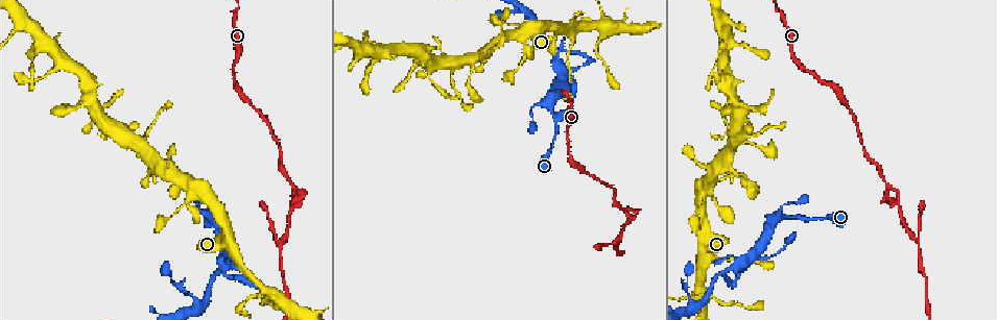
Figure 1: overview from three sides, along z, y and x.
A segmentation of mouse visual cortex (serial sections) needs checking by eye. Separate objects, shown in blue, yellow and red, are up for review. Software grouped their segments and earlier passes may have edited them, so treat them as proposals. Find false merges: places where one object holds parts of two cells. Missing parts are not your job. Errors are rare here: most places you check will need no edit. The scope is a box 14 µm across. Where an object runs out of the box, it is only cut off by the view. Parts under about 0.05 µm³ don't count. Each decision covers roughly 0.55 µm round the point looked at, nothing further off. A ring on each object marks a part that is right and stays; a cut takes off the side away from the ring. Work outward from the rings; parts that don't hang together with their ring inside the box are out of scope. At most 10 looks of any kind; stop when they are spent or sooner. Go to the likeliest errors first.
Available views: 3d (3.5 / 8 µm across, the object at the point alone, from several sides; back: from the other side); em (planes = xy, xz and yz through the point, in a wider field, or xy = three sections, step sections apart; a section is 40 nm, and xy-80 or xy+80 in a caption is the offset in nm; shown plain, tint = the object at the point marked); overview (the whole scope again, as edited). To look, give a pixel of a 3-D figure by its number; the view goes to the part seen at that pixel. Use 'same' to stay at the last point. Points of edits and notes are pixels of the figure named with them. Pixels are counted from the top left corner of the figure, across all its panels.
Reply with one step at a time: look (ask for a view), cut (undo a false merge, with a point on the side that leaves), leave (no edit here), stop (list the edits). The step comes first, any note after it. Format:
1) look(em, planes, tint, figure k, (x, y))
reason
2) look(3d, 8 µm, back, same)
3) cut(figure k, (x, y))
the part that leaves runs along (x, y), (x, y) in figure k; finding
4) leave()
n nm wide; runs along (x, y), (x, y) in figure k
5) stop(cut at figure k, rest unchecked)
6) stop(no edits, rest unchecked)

look(3d, 3.5 µm, figure 1, (290, 196))
branch point

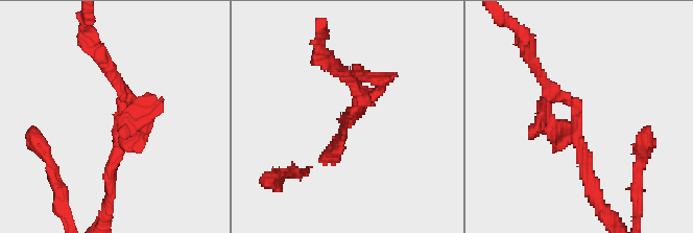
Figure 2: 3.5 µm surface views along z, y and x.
look(em, xy, step 2, tint, figure 2, (574, 119))

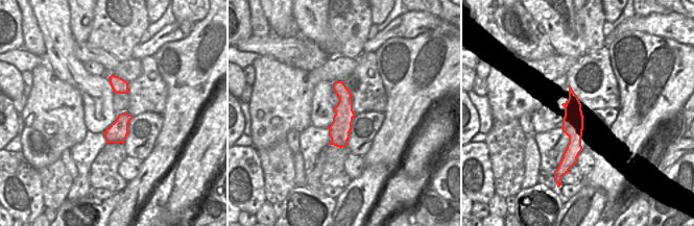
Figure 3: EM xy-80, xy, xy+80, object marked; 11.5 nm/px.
cut(figure 2, (366, 74))
the part that leaves runs along (570, 124), (543, 121), (538, 131) in figure 2; a second cell is stuck on

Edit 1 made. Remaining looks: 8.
look(3d, 3.5 µm, figure 1, (707, 256))
abrupt turn

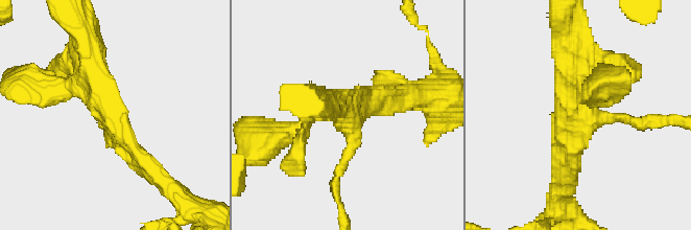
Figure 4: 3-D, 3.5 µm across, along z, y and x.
look(em, planes, tint, figure 4, (112, 115))
3 arms; arms of 150, 250, 300 nm; shape alone is not enough

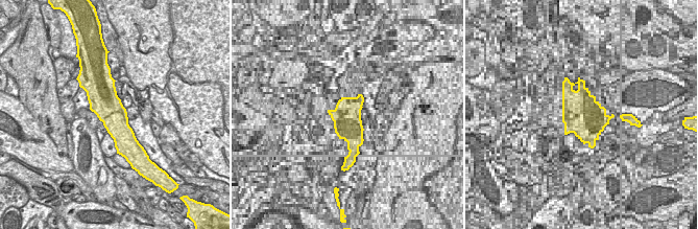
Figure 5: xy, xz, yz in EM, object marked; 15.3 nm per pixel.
leave()
continuous, no second cell

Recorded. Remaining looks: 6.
look(3d, 3.5 µm, back, figure 1, (603, 28))
four or more arms meet

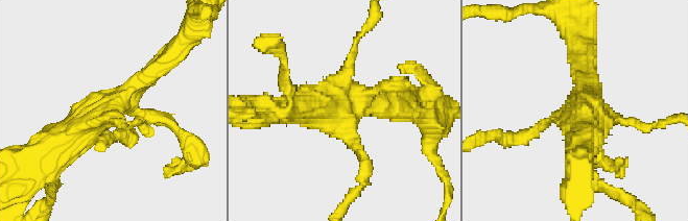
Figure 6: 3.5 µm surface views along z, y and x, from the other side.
look(em, xy, step 5, tint, figure 6, (349, 109))

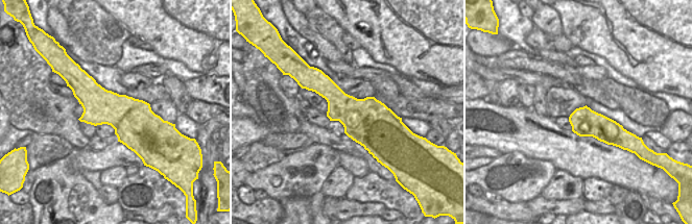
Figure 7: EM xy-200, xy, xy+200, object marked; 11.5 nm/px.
leave()
runs along (168, 59), (78, 132), (55, 143) in figure 6; all the same cell

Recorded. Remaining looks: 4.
look(3d, 3.5 µm, figure 1, (917, 241))
sharp bend

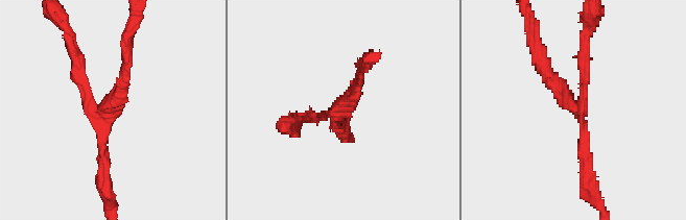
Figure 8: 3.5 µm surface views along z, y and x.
look(em, planes, tint, figure 8, (111, 108))
3 arms; arms of 150, 200, 200 nm

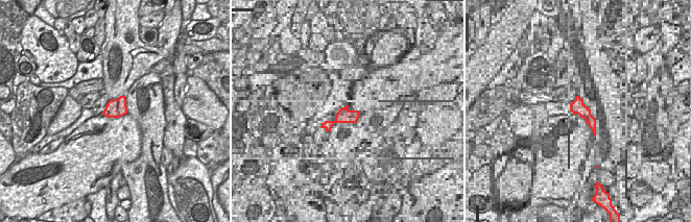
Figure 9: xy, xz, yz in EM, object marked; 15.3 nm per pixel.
cut(figure 8, (585, 78))
280 nm wide; the part that leaves runs along (578, 111), (589, 21) in figure 8; two cells meet here

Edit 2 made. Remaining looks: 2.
stop(cut at figure 2, cut at figure 8, rest unchecked)

